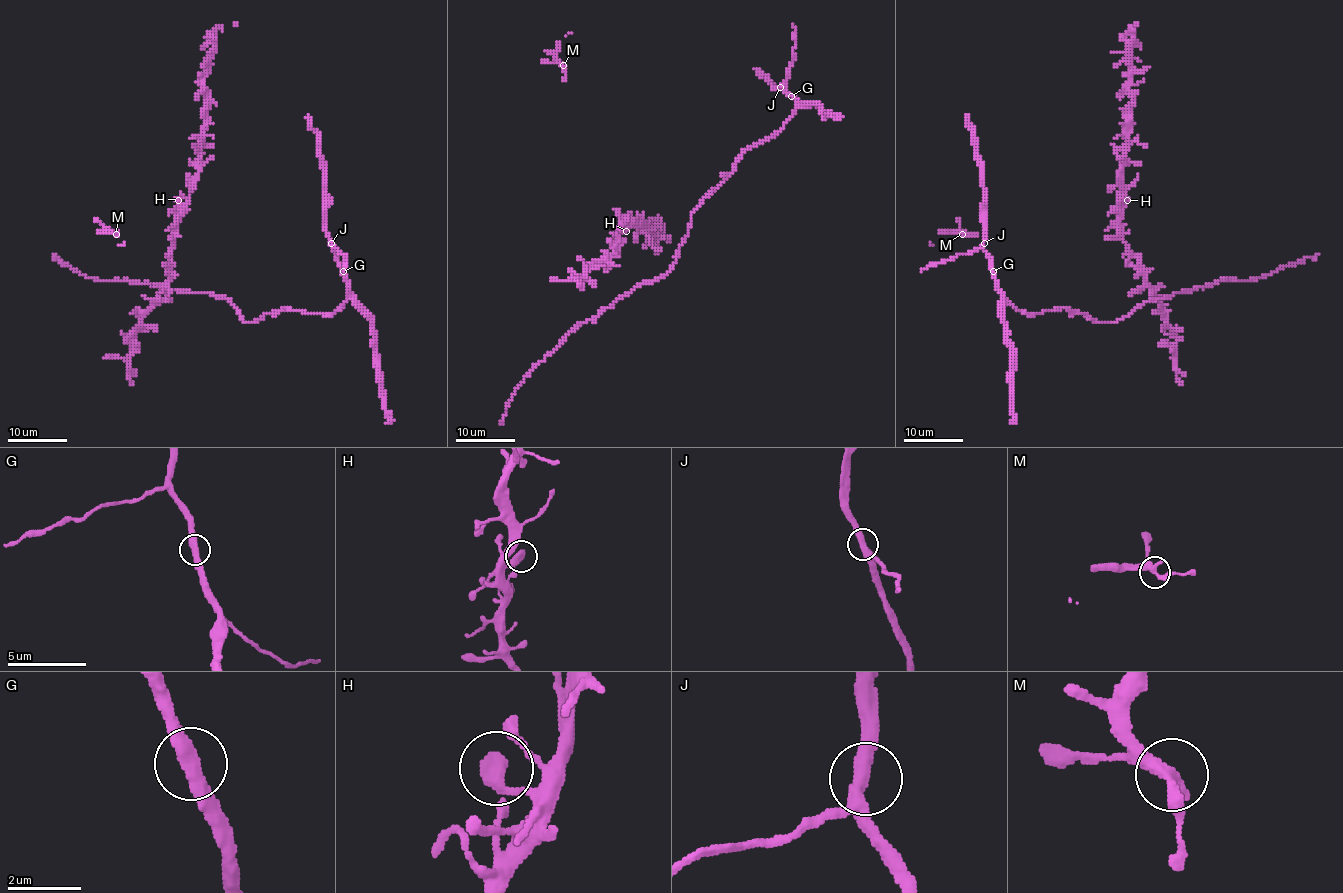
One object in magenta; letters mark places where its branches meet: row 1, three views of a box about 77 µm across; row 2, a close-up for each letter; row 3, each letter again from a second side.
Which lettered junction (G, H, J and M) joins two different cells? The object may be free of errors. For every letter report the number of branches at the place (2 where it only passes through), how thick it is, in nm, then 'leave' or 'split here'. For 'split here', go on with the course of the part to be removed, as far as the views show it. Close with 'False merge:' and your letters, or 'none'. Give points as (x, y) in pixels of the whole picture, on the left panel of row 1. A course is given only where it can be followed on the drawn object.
G: 2 branches meet; 400 nm thick; leave
H: 2 branches meet; 360 nm thick; leave
J: 2 branches meet; 400 nm thick; leave
M: 2 branches meet; 360 nm thick; leave
False merge: none

